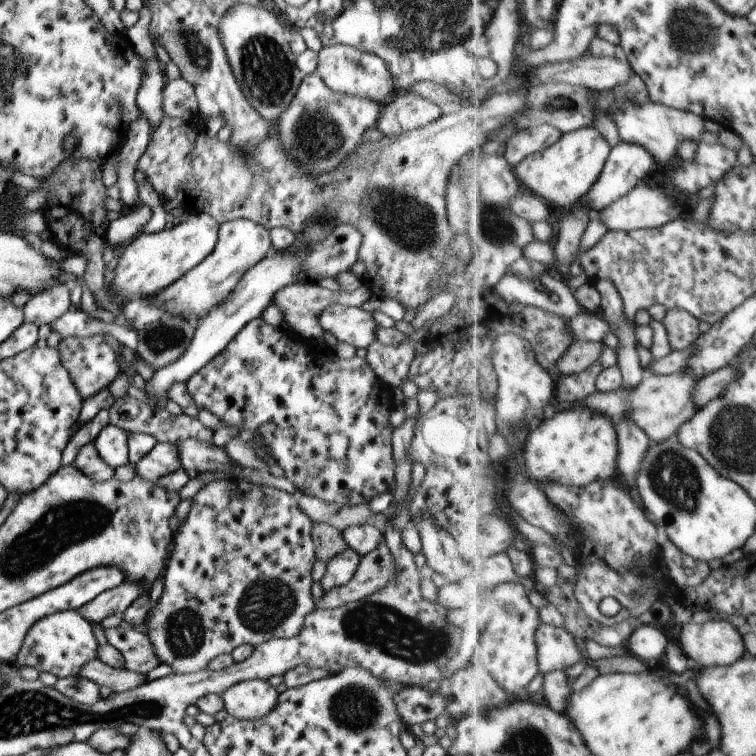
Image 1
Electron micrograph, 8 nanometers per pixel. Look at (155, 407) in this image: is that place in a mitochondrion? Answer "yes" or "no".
no

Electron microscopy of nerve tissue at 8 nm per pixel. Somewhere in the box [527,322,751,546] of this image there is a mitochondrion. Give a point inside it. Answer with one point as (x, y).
(674, 479)

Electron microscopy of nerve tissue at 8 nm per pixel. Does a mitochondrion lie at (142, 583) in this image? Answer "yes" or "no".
no

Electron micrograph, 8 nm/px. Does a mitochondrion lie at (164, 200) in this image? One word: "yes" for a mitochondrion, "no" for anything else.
no

